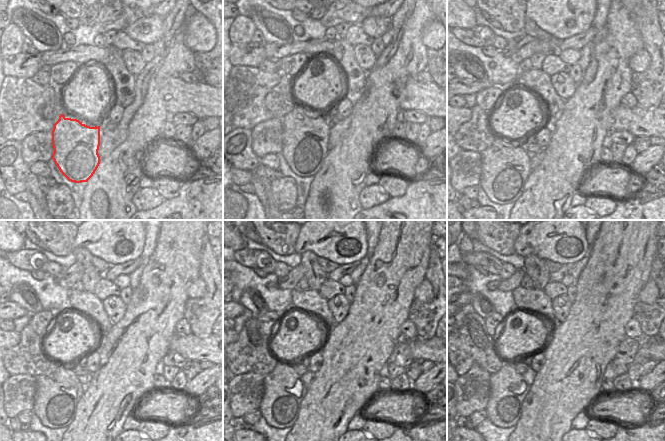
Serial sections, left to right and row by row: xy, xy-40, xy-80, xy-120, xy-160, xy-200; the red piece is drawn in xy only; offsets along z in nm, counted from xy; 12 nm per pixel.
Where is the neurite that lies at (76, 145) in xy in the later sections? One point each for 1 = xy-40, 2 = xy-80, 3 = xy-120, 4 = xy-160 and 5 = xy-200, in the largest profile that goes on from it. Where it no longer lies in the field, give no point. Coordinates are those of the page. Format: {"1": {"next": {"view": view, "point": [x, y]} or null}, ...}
{"1": {"next": {"view": "xy-40", "point": [303, 154]}}, "2": {"next": {"view": "xy-80", "point": [518, 169]}}, "3": {"next": {"view": "xy-120", "point": [71, 390]}}, "4": {"next": {"view": "xy-160", "point": [293, 393]}}, "5": {"next": {"view": "xy-200", "point": [517, 389]}}}

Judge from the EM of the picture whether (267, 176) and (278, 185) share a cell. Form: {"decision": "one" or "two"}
{"decision": "two"}

